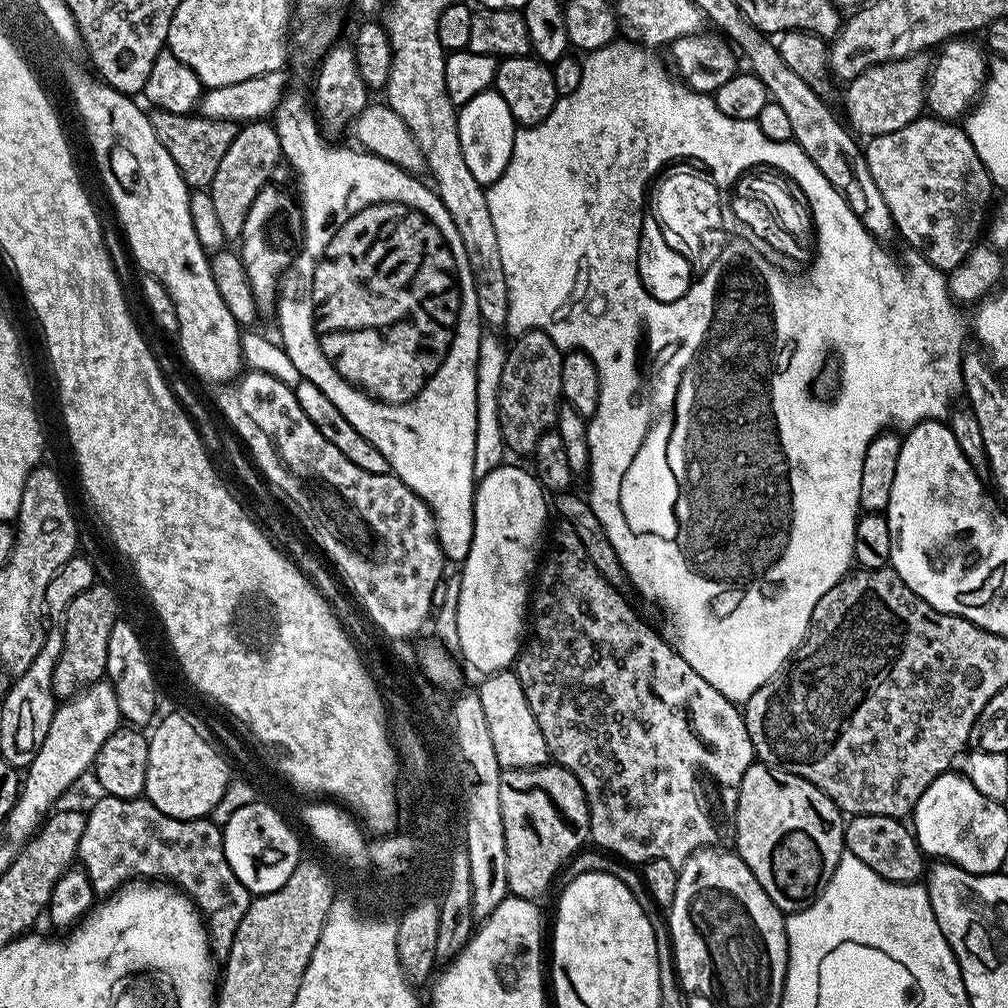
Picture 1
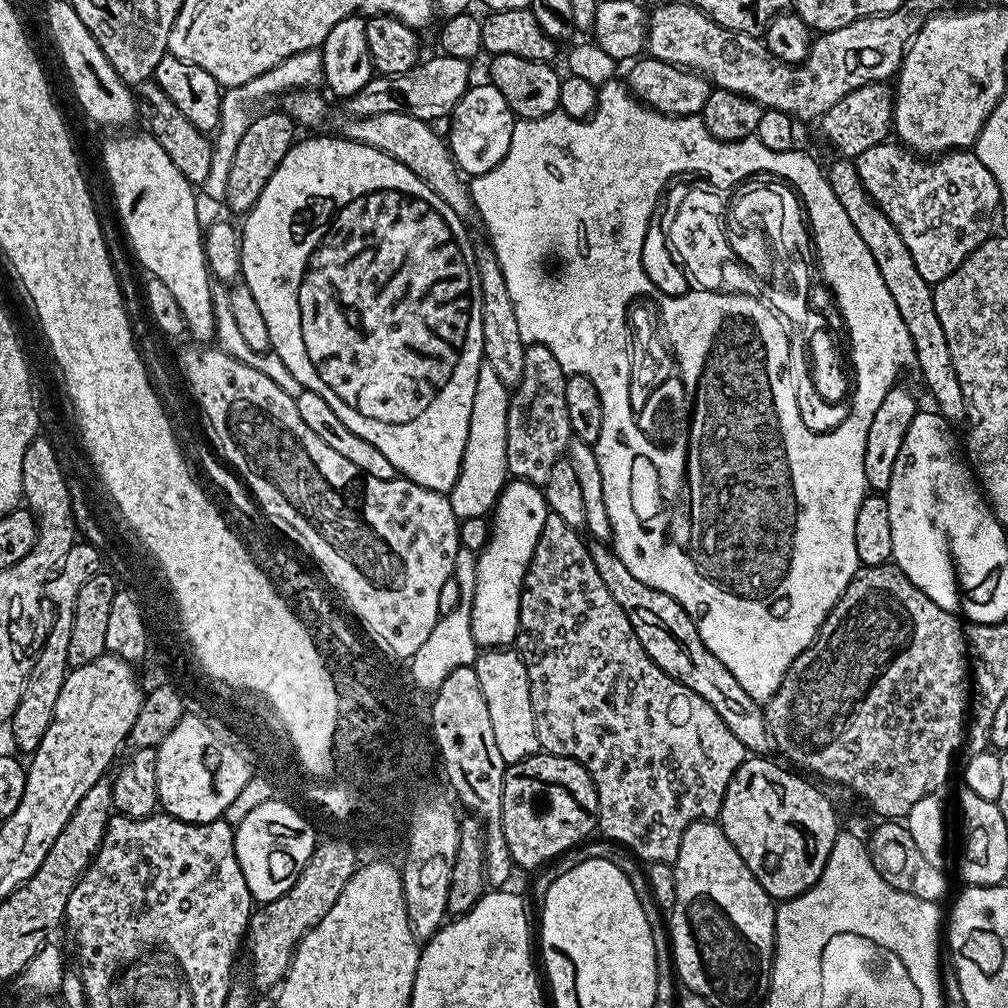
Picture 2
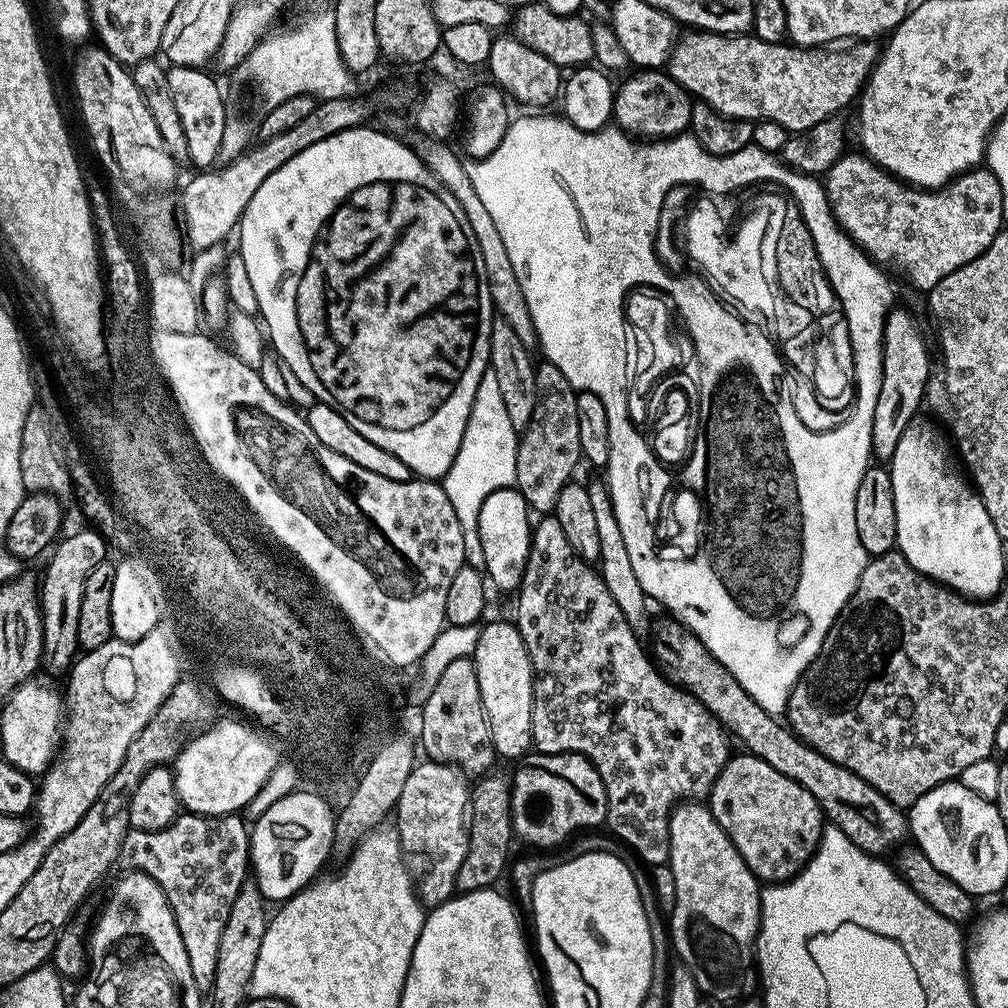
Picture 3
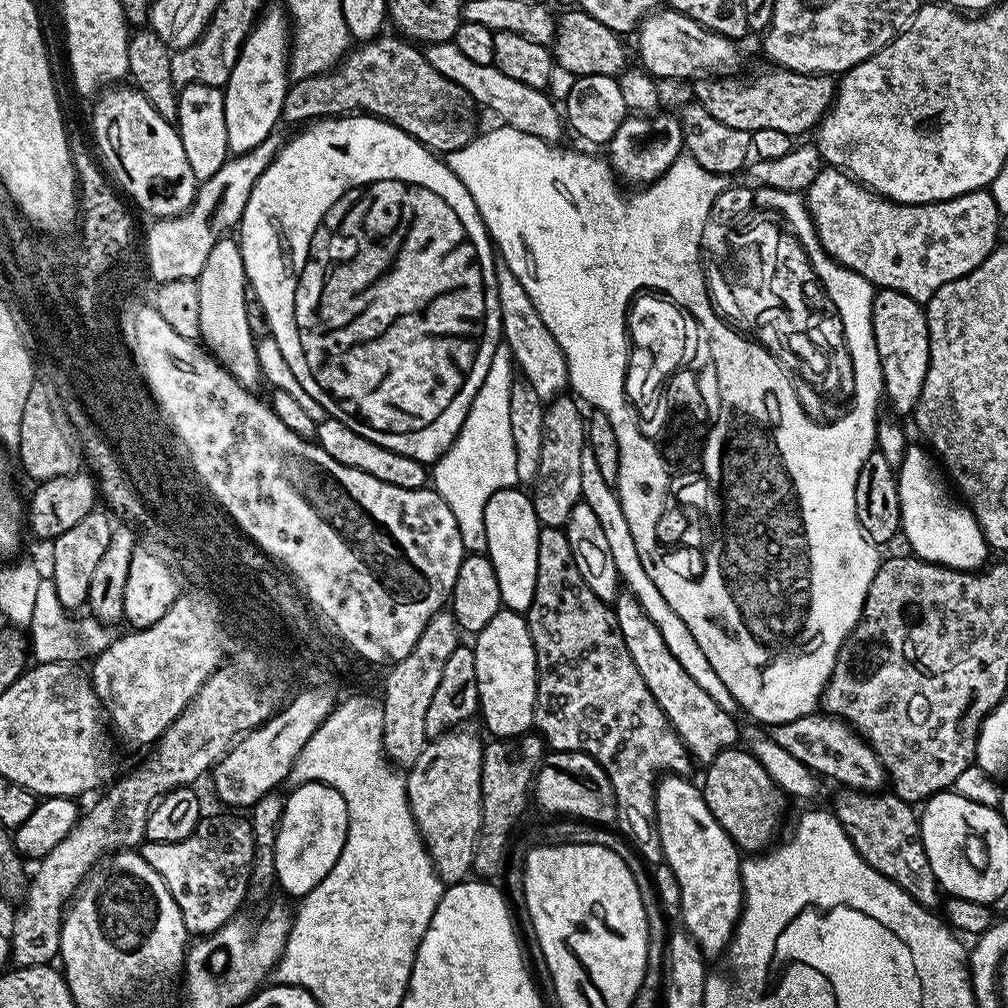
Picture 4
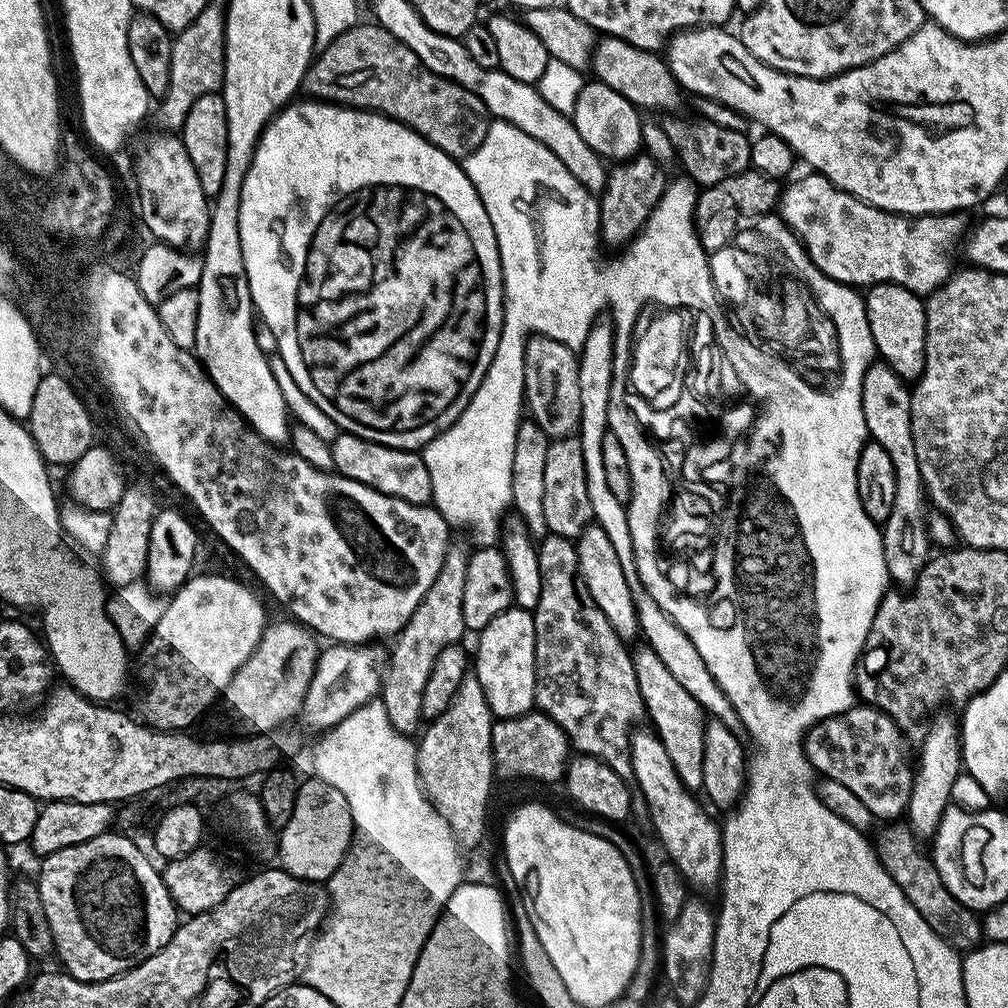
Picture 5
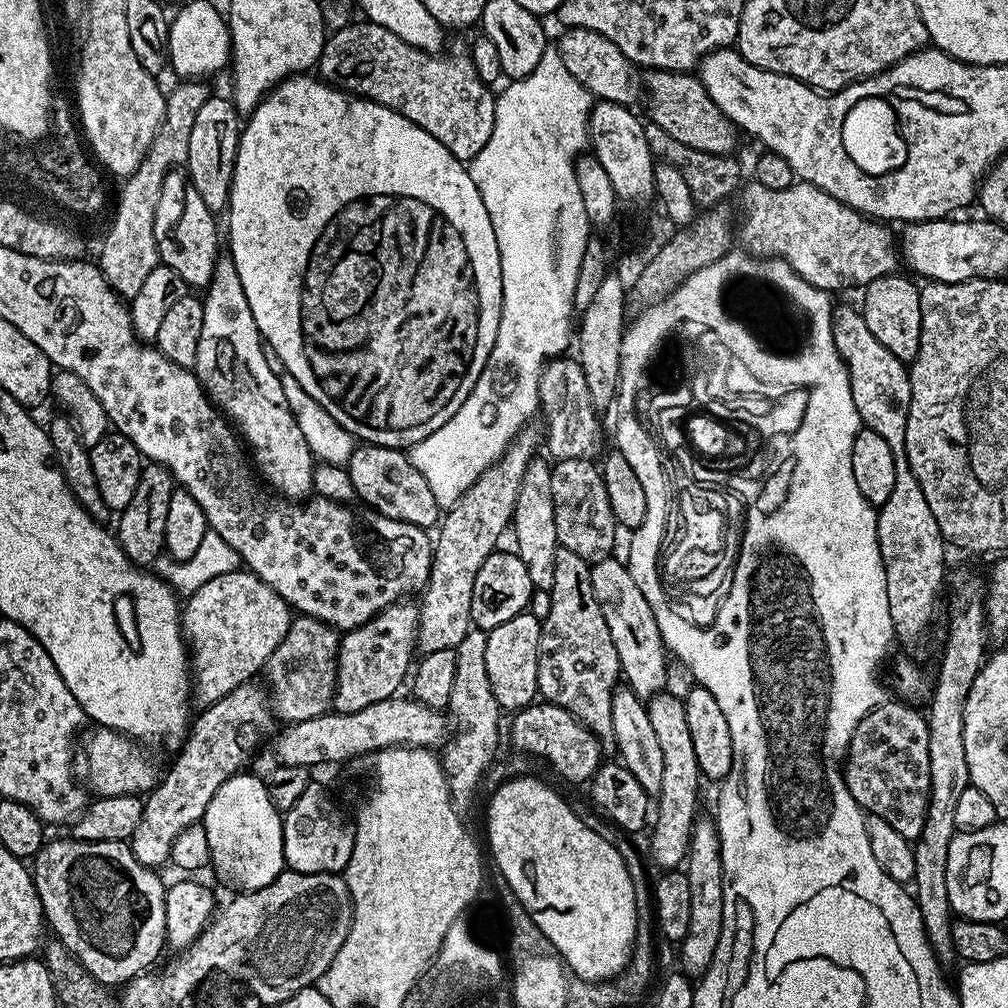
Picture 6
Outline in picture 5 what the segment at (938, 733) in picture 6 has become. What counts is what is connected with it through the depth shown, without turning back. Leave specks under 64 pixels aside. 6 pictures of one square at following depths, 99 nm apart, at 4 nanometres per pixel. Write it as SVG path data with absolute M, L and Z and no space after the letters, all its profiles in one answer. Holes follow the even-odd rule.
M941 710L931 717L930 723L923 733L925 736L924 745L920 748L920 765L917 763L914 768L914 779L906 813L906 823L911 828L912 833L916 835L917 840L921 842L931 841L932 837L936 835L938 822L942 818L944 811L950 806L954 782L962 775L962 745L960 743L960 731L962 728L958 723L957 717L955 720L954 717L947 716L946 712Z

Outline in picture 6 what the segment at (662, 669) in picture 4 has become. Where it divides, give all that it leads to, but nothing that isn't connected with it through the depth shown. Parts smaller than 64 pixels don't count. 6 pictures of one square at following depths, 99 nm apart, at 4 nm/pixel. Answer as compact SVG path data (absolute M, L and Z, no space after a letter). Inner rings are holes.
M657 694L647 701L650 723L662 746L662 786L654 800L654 819L650 824L650 832L652 828L652 860L657 864L657 869L676 870L688 858L692 826L698 819L696 806L700 802L702 777L698 754L694 754L694 742L690 738L690 726L686 724L684 701L679 695L664 695Z

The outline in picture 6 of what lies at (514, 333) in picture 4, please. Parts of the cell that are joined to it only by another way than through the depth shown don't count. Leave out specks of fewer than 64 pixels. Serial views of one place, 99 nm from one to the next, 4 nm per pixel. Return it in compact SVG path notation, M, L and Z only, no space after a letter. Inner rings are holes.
M553 358L544 365L540 377L536 379L536 395L538 397L539 411L544 411L544 424L548 427L546 432L547 455L553 461L566 458L582 458L583 460L595 457L595 452L600 448L600 420L598 409L590 402L590 390L586 390L586 378L582 374L579 359L564 360L568 358Z

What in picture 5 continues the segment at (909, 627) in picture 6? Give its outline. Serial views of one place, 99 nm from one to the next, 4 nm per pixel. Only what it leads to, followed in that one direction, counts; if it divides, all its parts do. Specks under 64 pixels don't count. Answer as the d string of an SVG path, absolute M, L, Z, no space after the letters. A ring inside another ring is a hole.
M874 362L868 367L866 378L862 382L862 414L868 427L868 436L878 446L882 446L882 450L886 450L886 454L890 454L890 462L894 462L894 510L890 510L890 518L882 526L882 535L884 538L884 565L888 571L889 581L896 586L915 584L918 574L927 566L930 553L934 548L928 534L928 516L926 511L924 512L924 504L926 508L924 479L918 470L918 454L914 454L911 405L912 393L909 385L901 376L894 374L894 370L890 370L888 364Z

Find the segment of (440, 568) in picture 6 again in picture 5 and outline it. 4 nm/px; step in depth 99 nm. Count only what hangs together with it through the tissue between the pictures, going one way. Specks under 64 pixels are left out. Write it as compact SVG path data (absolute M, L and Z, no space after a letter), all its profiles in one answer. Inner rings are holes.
M456 542L449 543L448 553L442 562L442 570L438 578L434 578L434 586L426 590L426 598L418 602L418 610L408 619L407 626L391 641L388 667L384 670L384 687L380 689L378 699L386 706L386 718L390 718L390 726L405 734L419 733L422 728L422 690L426 690L426 678L430 678L430 670L434 670L434 662L446 646L461 643L466 636L464 619L462 618L462 589L466 584L466 566L468 565L469 549L464 549Z

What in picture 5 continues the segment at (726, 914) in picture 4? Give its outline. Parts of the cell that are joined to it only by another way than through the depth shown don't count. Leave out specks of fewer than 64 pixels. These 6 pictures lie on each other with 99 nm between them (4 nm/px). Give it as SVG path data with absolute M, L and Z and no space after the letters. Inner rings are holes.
M633 731L628 741L628 753L632 756L634 784L644 795L644 804L652 815L652 828L668 851L667 859L680 871L681 876L693 889L712 888L721 883L724 871L724 838L719 823L715 824L704 813L705 805L695 800L693 793L685 787L666 754L655 731ZM704 807L704 808L703 808ZM696 887L696 888L695 888Z

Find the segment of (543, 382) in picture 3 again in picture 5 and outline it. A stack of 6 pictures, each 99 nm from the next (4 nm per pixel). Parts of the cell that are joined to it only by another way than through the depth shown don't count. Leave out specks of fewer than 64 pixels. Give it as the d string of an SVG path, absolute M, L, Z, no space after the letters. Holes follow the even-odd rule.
M575 435L549 443L546 450L546 475L542 483L542 514L546 514L549 533L575 541L593 523L590 493L586 490L586 462L582 458L580 441Z

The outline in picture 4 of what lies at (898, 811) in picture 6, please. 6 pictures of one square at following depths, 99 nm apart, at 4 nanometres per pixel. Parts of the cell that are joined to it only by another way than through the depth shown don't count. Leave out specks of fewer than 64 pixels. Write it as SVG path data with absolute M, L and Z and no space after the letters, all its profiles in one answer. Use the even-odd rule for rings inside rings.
M827 714L799 716L785 724L773 724L770 735L782 750L790 750L798 762L816 773L817 777L829 776L838 780L847 789L857 792L879 793L885 787L886 773L878 754L844 720Z

